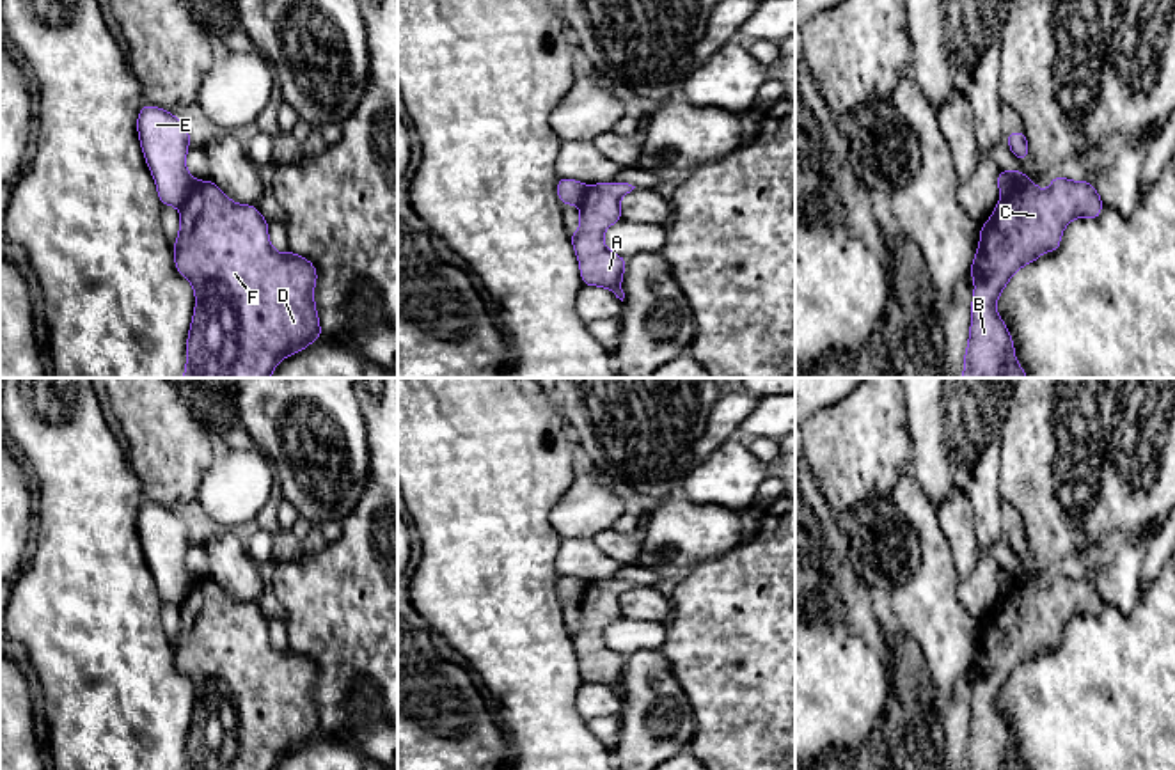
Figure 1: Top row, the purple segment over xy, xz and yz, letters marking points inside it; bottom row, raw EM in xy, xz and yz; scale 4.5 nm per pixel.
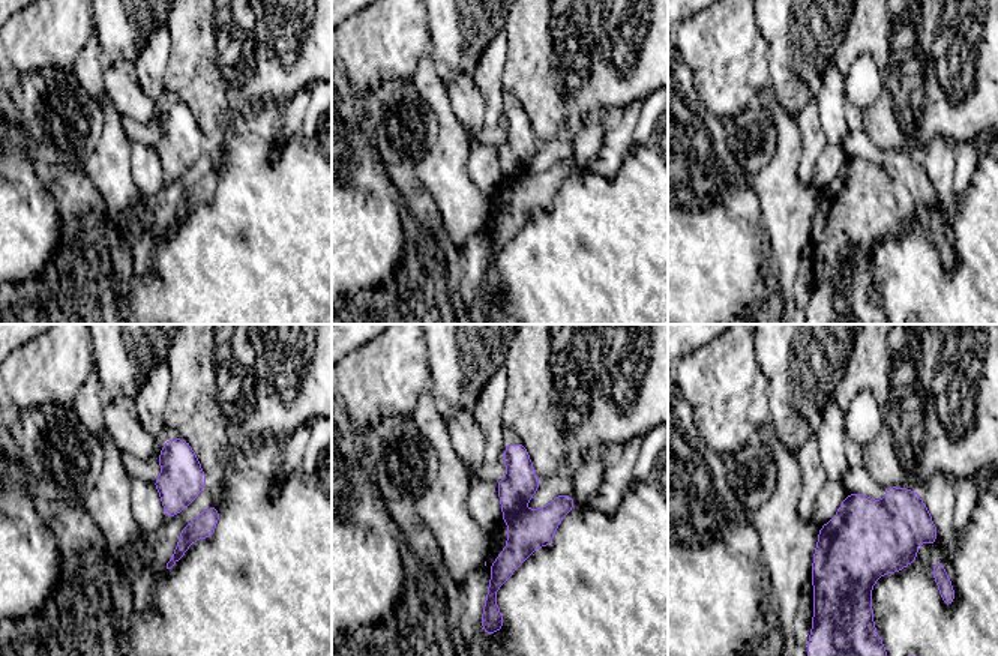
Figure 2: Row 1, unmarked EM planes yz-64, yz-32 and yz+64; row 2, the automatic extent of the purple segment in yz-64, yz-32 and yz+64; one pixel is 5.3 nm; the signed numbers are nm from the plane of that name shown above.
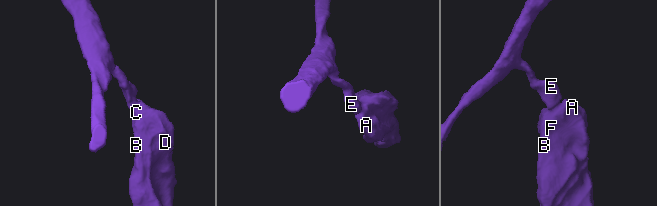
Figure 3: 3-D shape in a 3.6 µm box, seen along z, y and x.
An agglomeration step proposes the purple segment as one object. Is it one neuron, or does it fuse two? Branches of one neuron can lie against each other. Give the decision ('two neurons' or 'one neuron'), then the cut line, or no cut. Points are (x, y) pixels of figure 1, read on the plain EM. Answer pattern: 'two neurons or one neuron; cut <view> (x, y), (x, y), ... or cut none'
two neurons; cut yz (1030, 577), (1001, 597)

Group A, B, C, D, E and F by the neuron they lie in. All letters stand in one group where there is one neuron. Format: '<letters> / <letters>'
A B C D F / E

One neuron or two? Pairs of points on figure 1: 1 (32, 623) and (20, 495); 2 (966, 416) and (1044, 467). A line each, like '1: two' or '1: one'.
1: two
2: two

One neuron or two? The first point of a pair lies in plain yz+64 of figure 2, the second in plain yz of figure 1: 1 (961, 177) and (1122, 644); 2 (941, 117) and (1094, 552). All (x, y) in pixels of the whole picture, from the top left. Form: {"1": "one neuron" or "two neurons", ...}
{"1": "two neurons", "2": "two neurons"}

